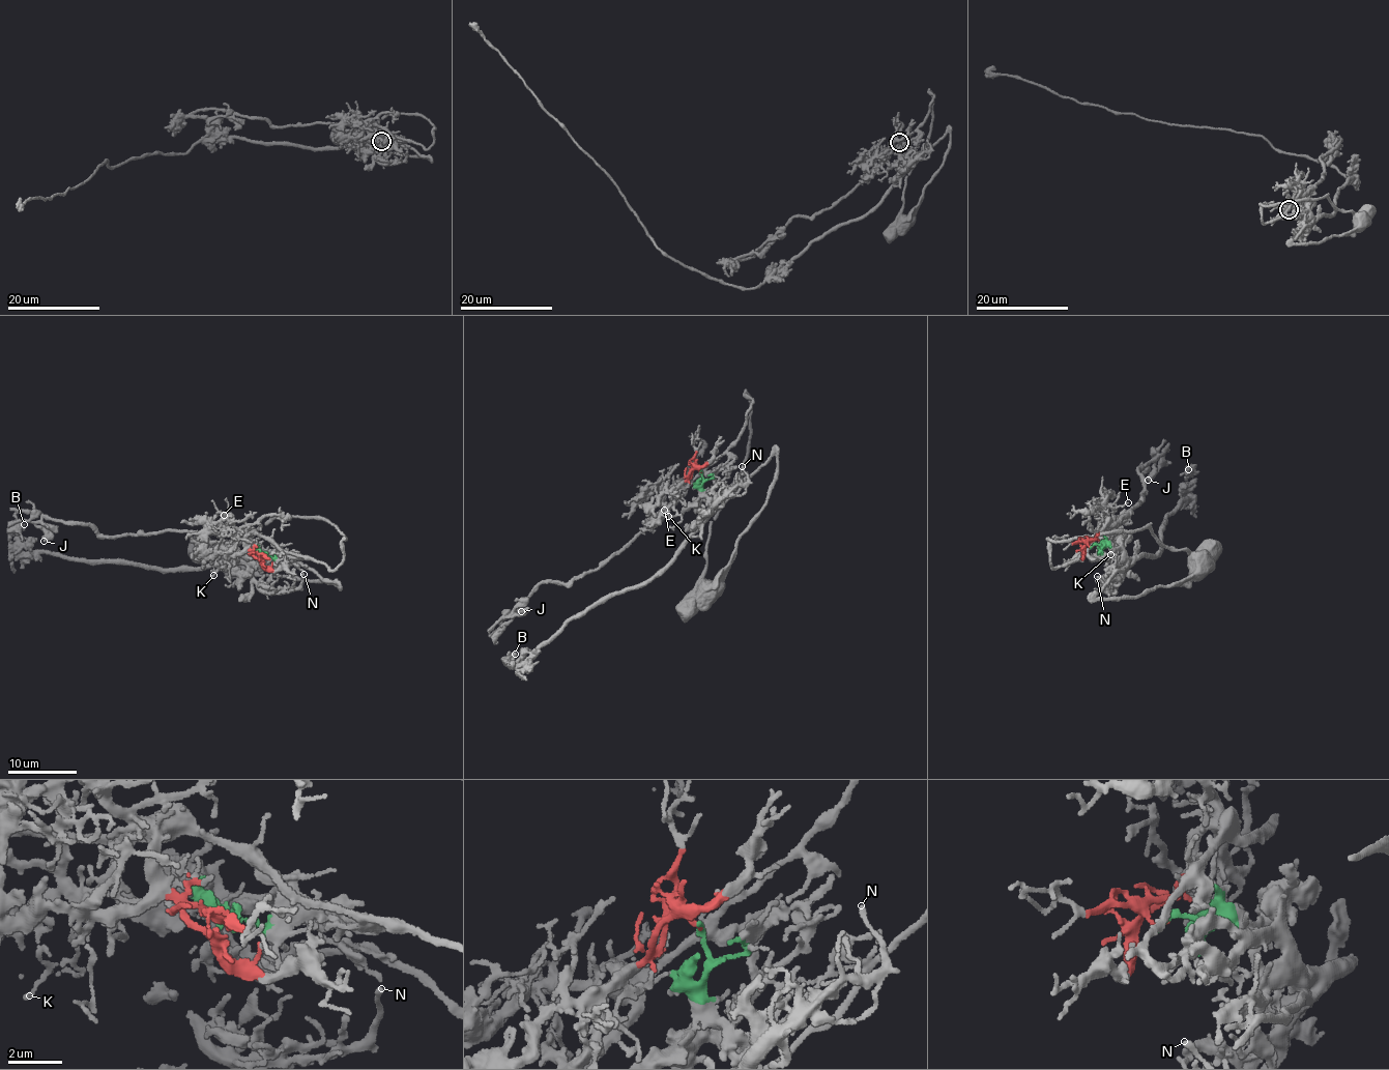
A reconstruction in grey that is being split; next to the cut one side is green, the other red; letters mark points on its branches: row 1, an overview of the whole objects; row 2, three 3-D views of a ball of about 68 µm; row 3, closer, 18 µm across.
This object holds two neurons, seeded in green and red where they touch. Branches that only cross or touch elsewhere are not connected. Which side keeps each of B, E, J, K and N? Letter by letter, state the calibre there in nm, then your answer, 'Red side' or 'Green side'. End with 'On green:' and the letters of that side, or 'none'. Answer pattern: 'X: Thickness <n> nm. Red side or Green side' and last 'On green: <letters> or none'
B: Thickness 480 nm. Green side
E: Thickness 110 nm. Red side
J: Thickness 400 nm. Red side
K: Thickness 150 nm. Red side
N: Thickness 180 nm. Green side
On green: B, N

